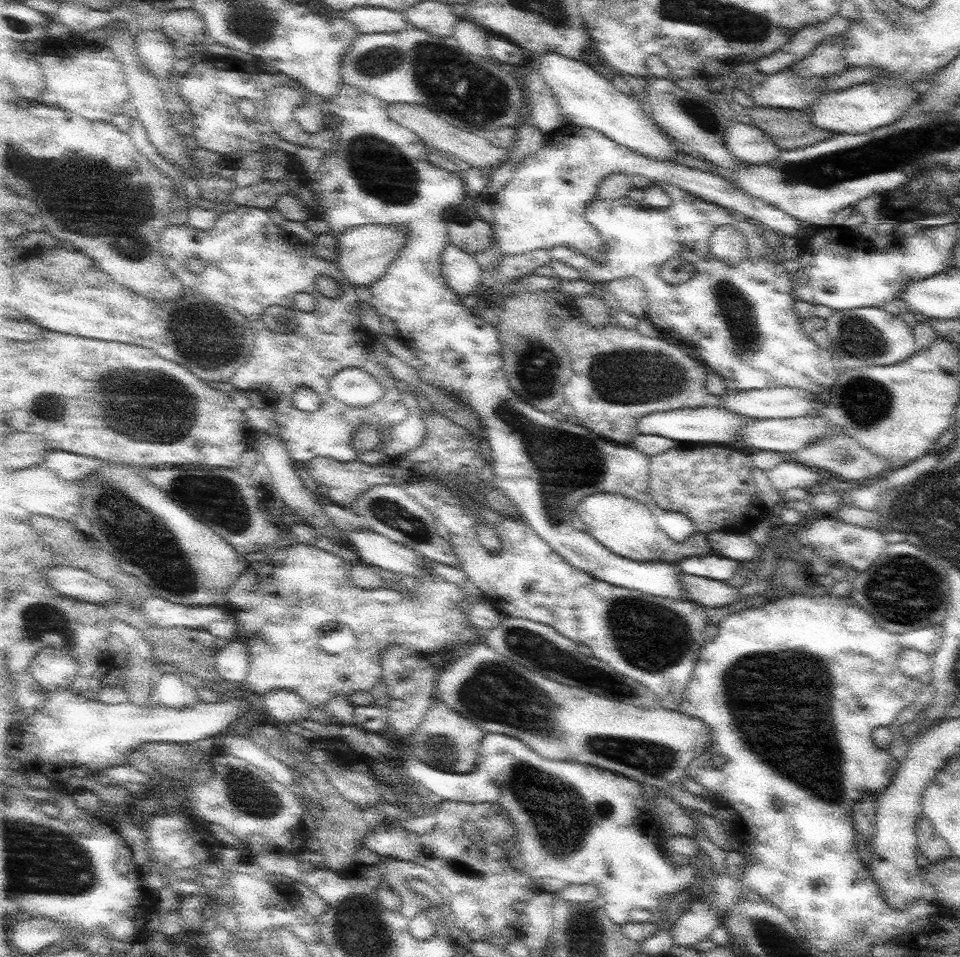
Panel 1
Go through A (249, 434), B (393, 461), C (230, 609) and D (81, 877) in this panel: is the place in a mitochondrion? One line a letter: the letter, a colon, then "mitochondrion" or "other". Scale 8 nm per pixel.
A: other
B: other
C: other
D: mitochondrion

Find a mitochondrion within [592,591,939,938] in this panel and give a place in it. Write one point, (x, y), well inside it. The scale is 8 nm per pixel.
(819, 770)

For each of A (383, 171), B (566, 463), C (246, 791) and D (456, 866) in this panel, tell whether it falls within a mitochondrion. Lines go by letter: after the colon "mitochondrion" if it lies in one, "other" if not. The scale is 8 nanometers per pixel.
A: mitochondrion
B: mitochondrion
C: mitochondrion
D: mitochondrion

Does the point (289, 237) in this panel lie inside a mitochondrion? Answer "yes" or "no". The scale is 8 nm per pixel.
no

